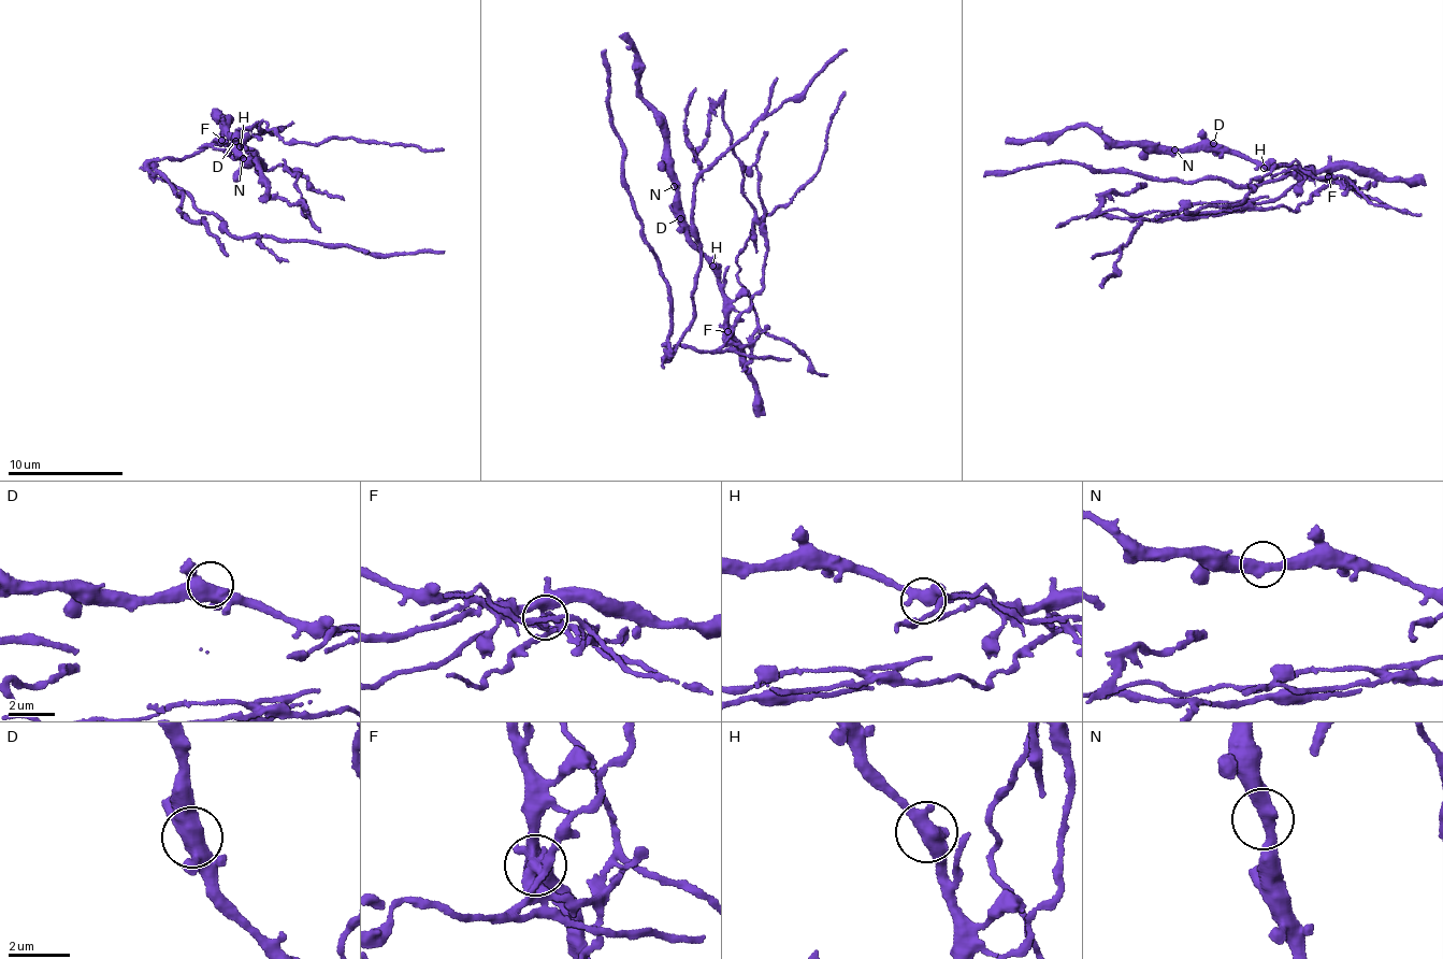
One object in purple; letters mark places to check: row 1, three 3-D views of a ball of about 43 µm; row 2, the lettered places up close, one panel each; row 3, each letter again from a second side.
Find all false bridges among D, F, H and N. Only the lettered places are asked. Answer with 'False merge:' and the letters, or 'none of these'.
False merge: F

